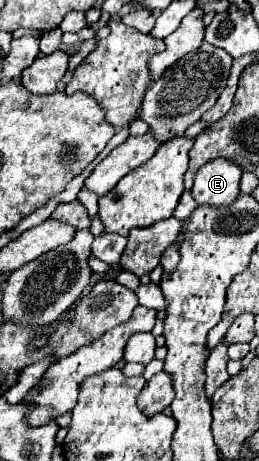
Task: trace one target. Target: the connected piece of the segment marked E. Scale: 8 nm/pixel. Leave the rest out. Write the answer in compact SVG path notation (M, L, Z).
M213 159L201 167L193 183L193 199L199 205L231 205L239 195L243 169L229 159Z

